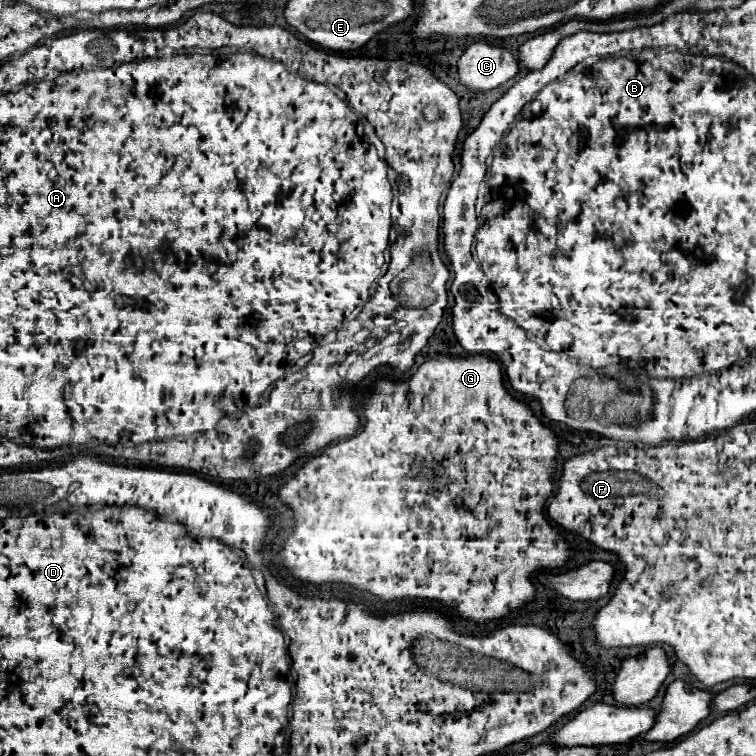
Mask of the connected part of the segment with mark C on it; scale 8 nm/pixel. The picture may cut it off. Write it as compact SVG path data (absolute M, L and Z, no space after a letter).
M488 42L470 44L458 60L458 78L476 92L488 92L520 72L516 54Z

